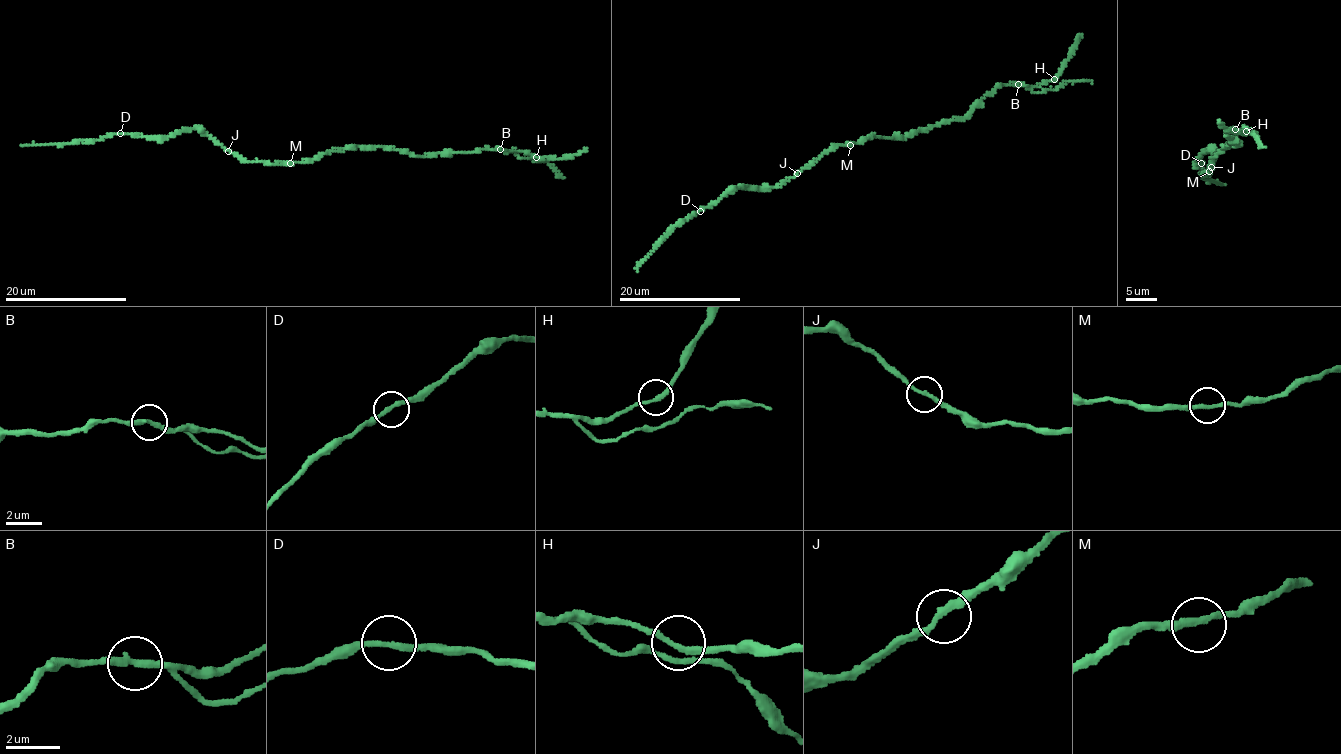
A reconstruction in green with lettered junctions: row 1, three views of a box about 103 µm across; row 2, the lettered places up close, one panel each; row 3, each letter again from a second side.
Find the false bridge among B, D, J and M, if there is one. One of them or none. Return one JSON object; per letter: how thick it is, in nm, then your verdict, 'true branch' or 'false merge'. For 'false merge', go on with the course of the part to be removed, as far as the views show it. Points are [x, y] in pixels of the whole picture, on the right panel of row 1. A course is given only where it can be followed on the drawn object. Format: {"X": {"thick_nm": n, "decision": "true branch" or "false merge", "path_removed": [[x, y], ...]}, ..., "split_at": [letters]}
{"B": {"thick_nm": 240, "decision": "false merge", "path_removed": [[1236, 129], [1245, 127], [1245, 133], [1224, 130], [1221, 121]]}, "D": {"thick_nm": 220, "decision": "true branch"}, "J": {"thick_nm": 240, "decision": "true branch"}, "M": {"thick_nm": 240, "decision": "true branch"}, "split_at": ["B"]}

